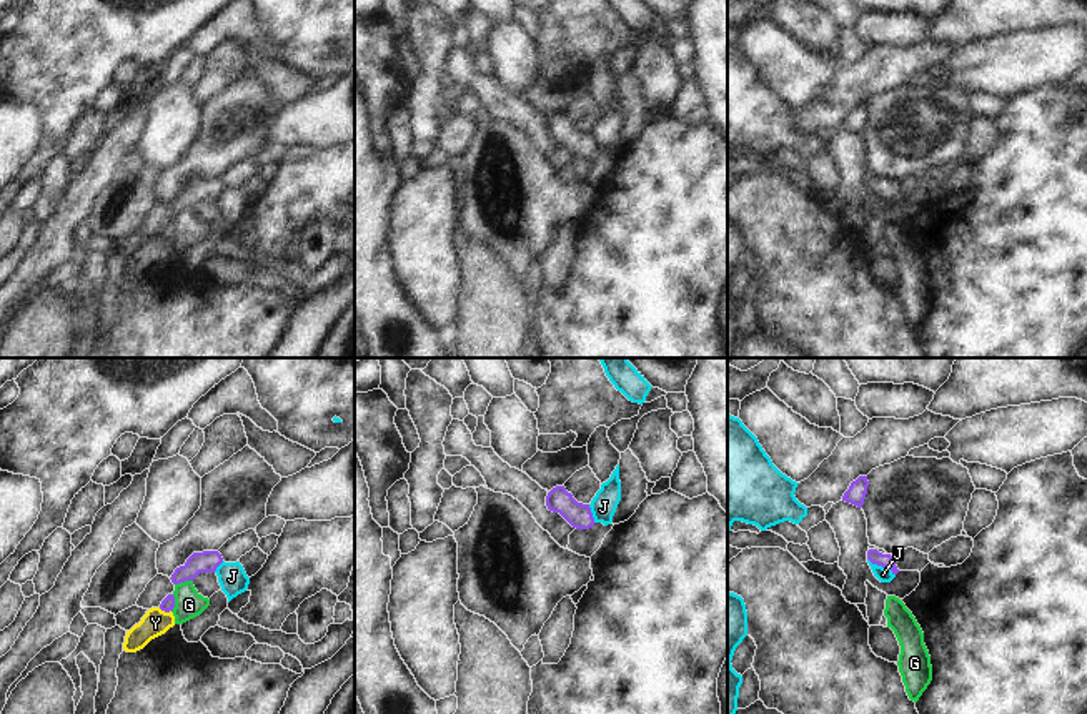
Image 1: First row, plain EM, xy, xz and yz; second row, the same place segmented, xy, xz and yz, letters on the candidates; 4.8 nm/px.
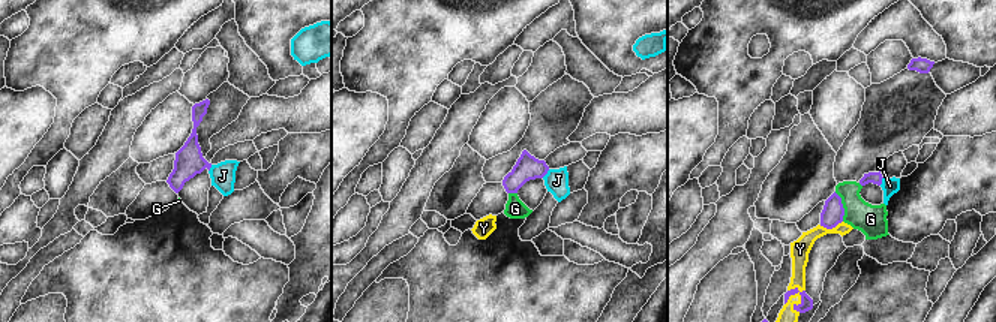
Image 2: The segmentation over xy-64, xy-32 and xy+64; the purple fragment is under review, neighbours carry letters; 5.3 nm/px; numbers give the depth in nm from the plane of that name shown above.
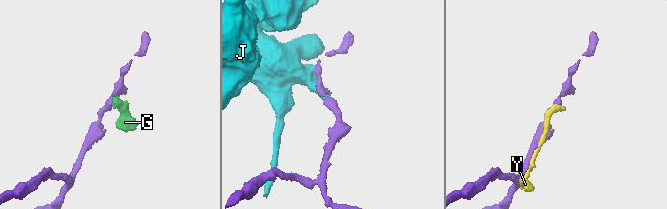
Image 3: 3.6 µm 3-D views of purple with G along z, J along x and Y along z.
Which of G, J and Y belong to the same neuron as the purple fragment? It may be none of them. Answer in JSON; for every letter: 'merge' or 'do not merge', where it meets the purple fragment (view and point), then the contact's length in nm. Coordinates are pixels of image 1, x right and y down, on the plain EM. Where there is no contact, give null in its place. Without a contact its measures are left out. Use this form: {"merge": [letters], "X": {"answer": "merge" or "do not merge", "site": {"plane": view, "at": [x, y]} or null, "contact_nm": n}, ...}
{"merge": [], "G": {"answer": "do not merge", "site": {"plane": "xy", "at": [183, 208]}, "contact_nm": 90}, "J": {"answer": "do not merge", "site": {"plane": "yz", "at": [881, 192]}, "contact_nm": 160}, "Y": {"answer": "do not merge", "site": {"plane": "xy", "at": [165, 238]}, "contact_nm": 70}}

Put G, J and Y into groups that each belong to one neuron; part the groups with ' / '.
G Y / J

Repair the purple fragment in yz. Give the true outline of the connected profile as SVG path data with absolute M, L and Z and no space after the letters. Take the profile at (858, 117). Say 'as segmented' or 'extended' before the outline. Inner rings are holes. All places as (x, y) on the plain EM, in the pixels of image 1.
as segmented; M859 103L856 108L851 110L849 117L842 123L842 128L862 135L867 121L867 113L869 113L867 103Z

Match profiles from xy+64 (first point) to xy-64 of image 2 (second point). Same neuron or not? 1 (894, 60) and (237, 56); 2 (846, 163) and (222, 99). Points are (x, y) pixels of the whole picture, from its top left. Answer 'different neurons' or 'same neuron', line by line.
1: different neurons
2: same neuron

